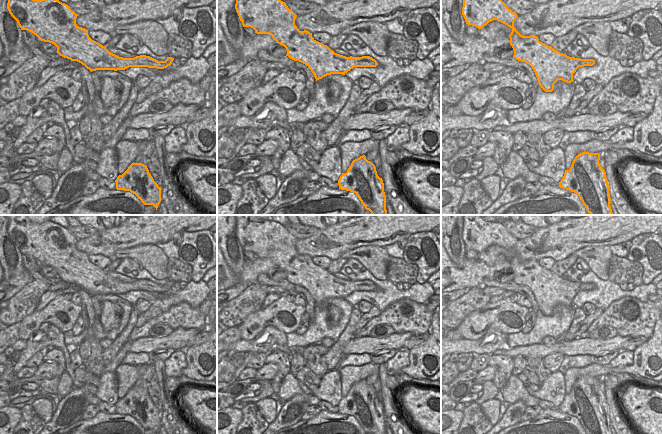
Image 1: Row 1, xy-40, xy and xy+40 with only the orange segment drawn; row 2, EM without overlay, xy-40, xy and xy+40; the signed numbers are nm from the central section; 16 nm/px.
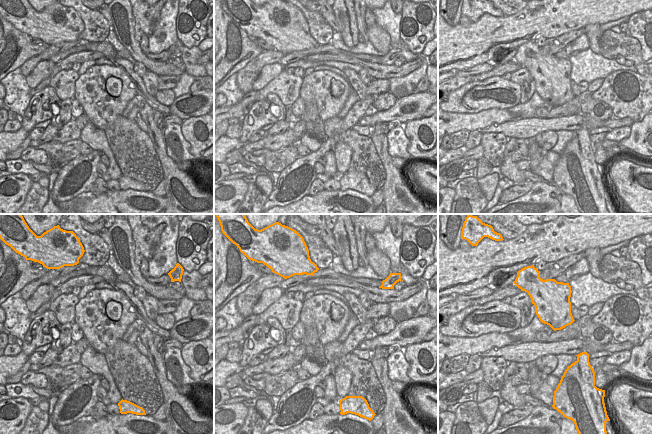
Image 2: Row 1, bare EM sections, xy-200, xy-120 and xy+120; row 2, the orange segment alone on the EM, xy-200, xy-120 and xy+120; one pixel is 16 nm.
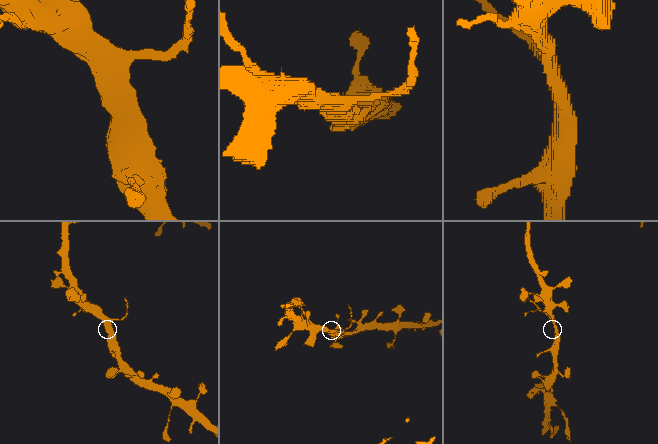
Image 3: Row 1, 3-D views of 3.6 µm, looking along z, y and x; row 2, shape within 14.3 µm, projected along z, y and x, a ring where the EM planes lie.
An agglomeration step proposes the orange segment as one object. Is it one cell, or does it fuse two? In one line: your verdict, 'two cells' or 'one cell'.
two cells

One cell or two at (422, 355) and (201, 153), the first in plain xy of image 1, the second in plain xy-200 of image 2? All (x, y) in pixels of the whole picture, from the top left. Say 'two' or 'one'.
one

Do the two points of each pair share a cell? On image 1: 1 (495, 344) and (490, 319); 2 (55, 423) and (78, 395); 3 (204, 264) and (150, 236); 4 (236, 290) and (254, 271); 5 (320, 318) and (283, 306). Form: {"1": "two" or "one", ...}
{"1": "two", "2": "one", "3": "two", "4": "two", "5": "two"}

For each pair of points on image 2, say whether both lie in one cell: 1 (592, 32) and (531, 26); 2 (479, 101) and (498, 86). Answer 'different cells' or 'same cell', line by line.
1: different cells
2: same cell

